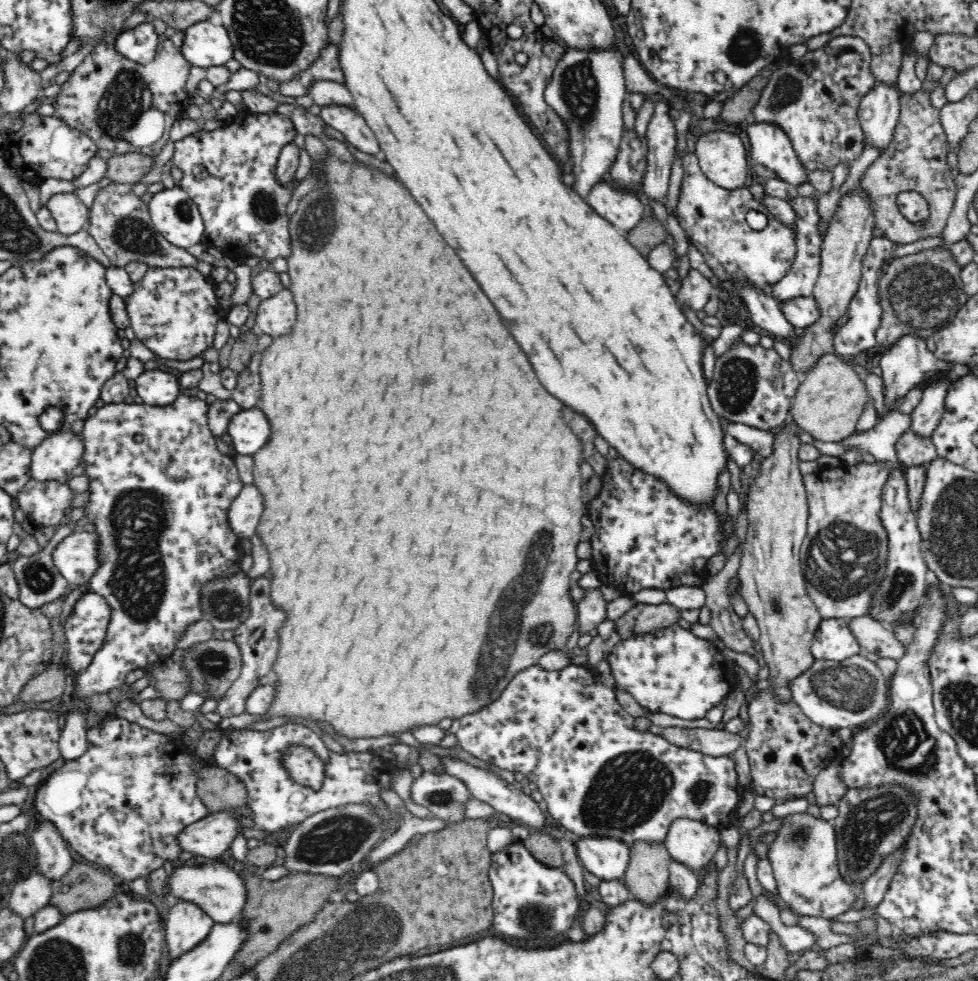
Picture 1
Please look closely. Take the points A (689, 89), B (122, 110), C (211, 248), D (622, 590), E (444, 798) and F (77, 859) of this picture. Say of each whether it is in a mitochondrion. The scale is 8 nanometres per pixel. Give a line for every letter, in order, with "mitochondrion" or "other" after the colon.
A: other
B: mitochondrion
C: other
D: other
E: mitochondrion
F: other

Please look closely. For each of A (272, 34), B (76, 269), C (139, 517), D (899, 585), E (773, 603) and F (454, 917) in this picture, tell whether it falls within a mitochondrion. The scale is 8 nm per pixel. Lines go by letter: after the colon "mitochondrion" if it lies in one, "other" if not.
A: mitochondrion
B: other
C: mitochondrion
D: mitochondrion
E: mitochondrion
F: other

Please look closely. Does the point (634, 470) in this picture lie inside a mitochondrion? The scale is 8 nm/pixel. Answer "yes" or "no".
no

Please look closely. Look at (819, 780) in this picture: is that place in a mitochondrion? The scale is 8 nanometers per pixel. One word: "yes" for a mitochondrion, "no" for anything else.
no

